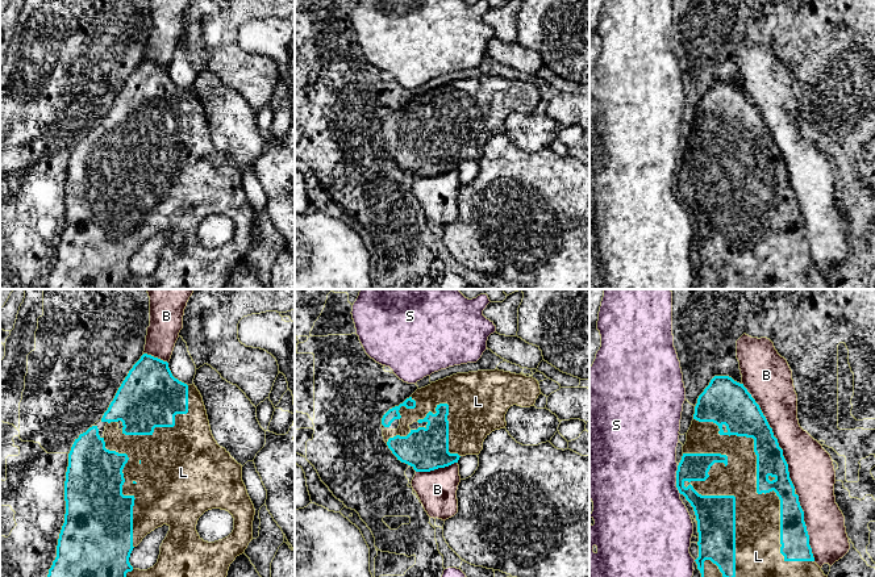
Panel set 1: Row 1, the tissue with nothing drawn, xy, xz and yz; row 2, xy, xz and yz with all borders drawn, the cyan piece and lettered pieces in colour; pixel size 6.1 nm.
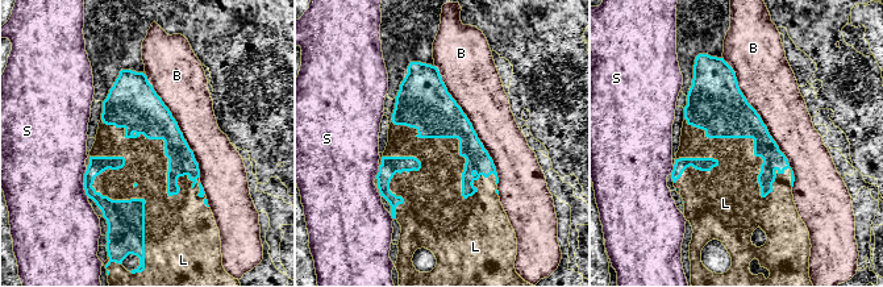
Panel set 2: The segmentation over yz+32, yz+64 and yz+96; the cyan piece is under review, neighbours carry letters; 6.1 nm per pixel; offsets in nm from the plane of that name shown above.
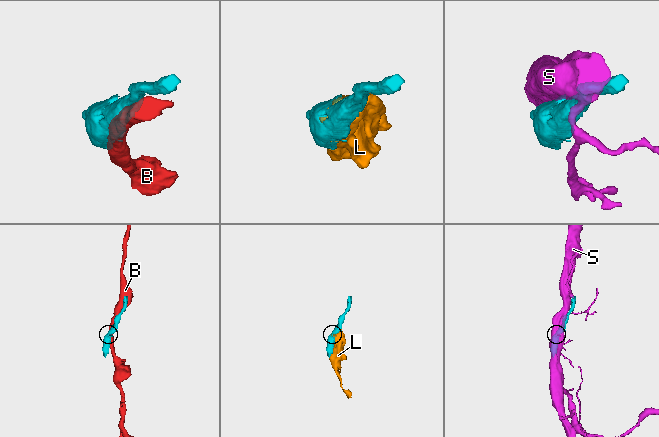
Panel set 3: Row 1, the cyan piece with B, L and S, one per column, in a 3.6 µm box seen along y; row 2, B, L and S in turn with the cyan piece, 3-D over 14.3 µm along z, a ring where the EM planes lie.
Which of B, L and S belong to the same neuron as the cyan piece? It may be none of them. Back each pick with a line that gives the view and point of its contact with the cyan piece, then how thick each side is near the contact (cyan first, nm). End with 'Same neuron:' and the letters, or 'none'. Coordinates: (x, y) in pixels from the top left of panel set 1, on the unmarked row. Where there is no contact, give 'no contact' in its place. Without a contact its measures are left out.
L: contact yz (732, 201); calibres 240 and 280 nm
Same neuron: L

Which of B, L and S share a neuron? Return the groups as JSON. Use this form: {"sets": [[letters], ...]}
{"sets": [["B"], ["L"], ["S"]]}

